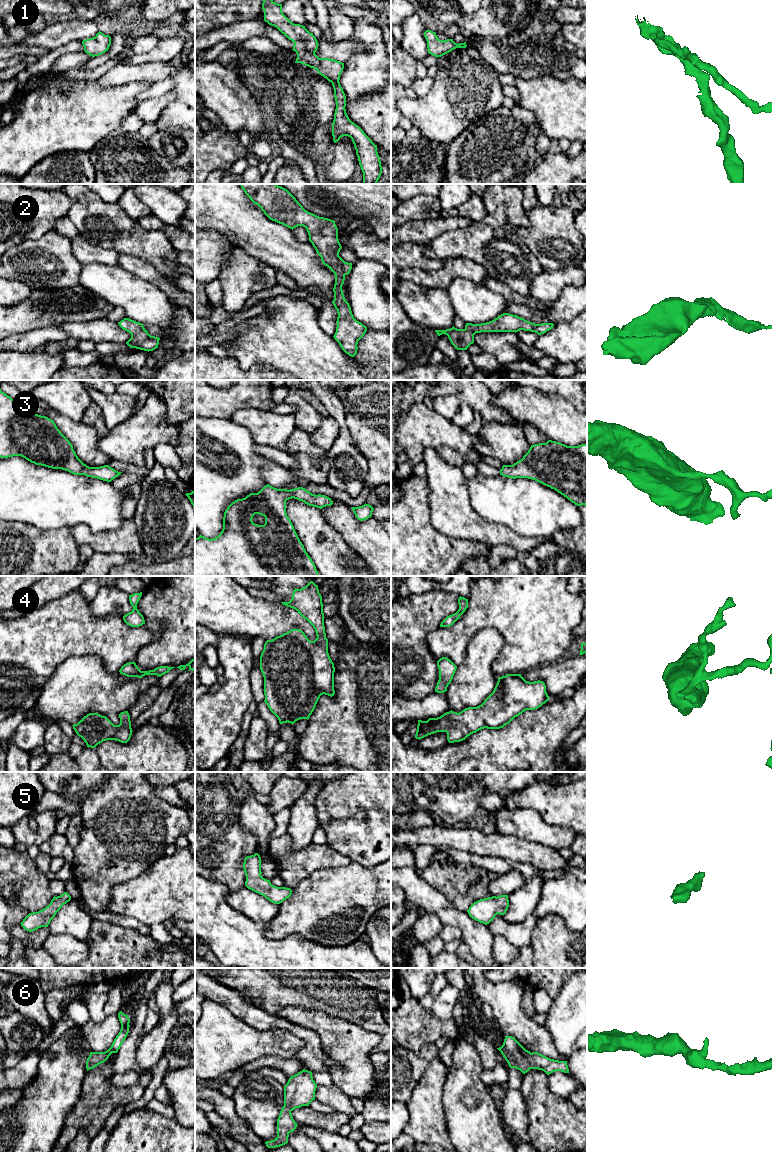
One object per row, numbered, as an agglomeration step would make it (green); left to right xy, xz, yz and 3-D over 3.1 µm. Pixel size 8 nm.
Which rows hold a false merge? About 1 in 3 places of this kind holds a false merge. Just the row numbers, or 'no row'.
no row

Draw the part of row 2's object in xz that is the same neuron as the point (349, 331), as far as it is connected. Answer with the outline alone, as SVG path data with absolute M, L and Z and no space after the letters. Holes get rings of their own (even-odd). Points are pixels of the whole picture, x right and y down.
M277 184L239 185L270 220L292 230L298 226L306 228L309 241L321 257L322 263L335 275L332 303L338 317L333 337L346 354L354 357L357 354L358 341L365 335L367 327L354 318L343 294L342 286L345 276L352 269L352 263L345 262L339 256L342 246L335 221L308 212L287 189Z

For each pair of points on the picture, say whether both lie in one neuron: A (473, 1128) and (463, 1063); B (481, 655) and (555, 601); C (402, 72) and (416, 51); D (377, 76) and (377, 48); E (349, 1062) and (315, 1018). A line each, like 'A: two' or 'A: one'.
A: one
B: two
C: two
D: one
E: one

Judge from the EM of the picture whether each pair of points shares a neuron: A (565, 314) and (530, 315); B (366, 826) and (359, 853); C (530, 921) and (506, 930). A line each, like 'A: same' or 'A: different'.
A: same
B: same
C: same

